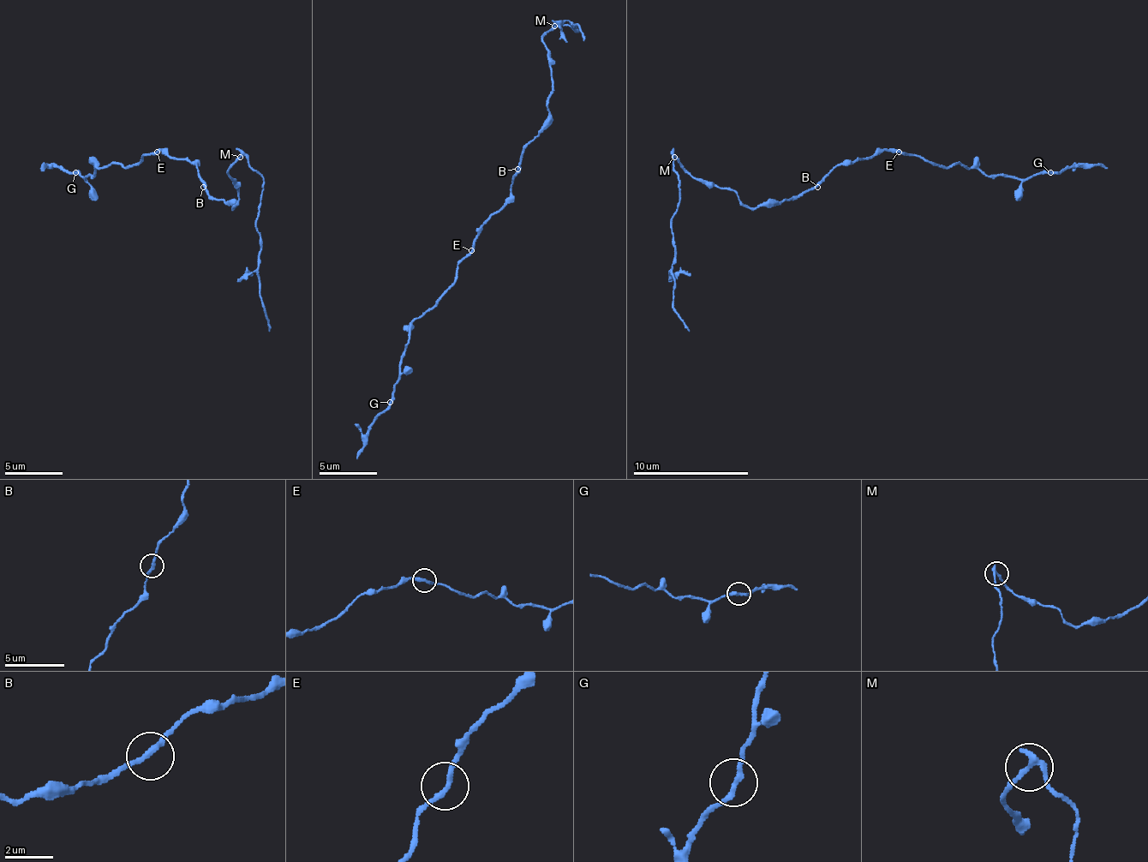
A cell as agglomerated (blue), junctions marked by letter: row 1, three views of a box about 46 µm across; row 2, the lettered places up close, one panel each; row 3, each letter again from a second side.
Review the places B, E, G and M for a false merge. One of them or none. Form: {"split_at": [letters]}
{"split_at": ["M"]}

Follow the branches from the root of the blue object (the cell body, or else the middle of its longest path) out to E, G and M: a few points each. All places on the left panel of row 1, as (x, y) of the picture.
E: (206, 189), (206, 183), (200, 177), (194, 163), (171, 158), (165, 152), (157, 152)
G: (206, 189), (194, 163), (171, 158), (165, 152), (145, 154), (128, 166), (107, 163), (86, 177), (75, 172)
M: (206, 189), (215, 198), (232, 201), (235, 204), (232, 206), (238, 201), (238, 187), (229, 169), (241, 158)

